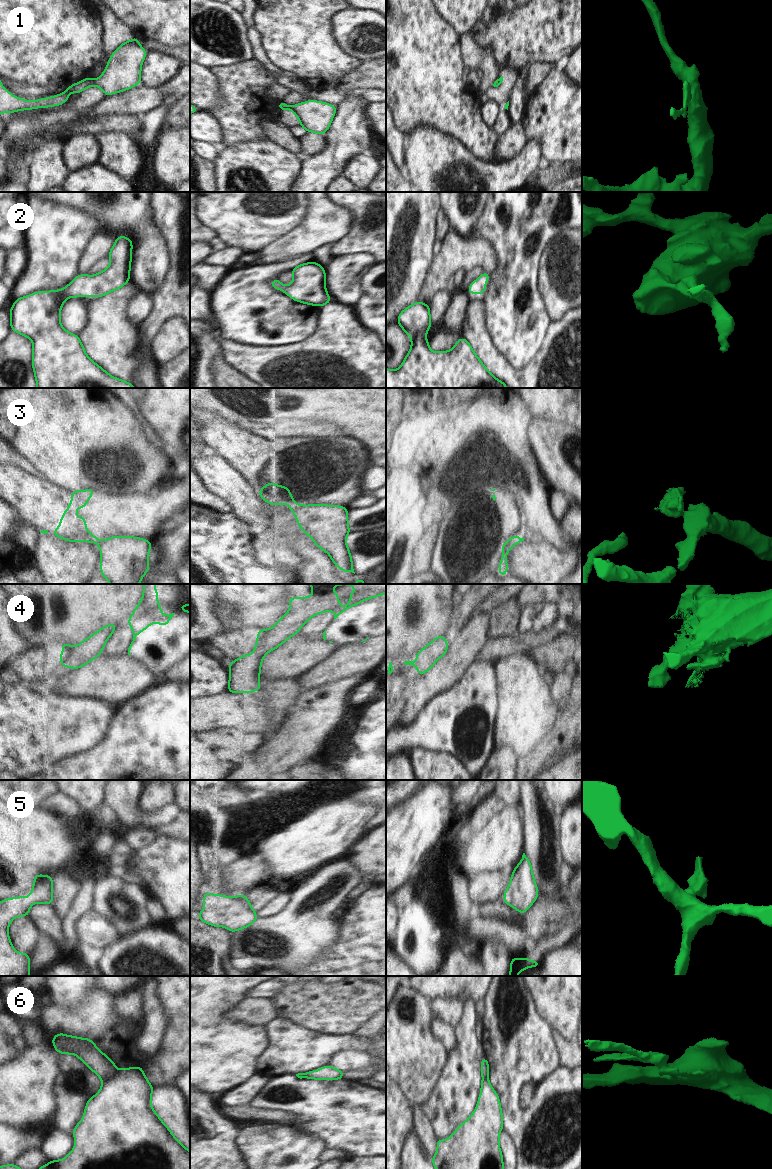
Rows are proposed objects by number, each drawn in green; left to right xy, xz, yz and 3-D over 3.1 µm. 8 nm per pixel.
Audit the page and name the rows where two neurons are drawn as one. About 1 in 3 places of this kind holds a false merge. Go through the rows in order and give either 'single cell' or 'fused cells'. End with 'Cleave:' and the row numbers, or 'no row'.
1: single cell
2: single cell
3: fused cells
4: single cell
5: single cell
6: fused cells
Cleave: 3, 6

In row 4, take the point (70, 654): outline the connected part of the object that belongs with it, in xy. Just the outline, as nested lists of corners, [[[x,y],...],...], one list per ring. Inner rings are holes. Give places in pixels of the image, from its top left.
[[[114,623],[106,625],[75,647],[63,643],[61,646],[63,652],[58,656],[61,666],[79,669],[97,658],[116,627],[117,625]]]

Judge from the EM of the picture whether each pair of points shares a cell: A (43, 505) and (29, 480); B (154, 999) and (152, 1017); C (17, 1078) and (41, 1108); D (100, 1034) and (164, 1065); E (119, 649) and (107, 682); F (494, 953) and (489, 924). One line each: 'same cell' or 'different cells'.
A: same cell
B: same cell
C: same cell
D: different cells
E: different cells
F: different cells

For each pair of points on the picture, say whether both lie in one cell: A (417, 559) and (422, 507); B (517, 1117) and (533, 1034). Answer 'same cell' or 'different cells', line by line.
A: different cells
B: same cell

